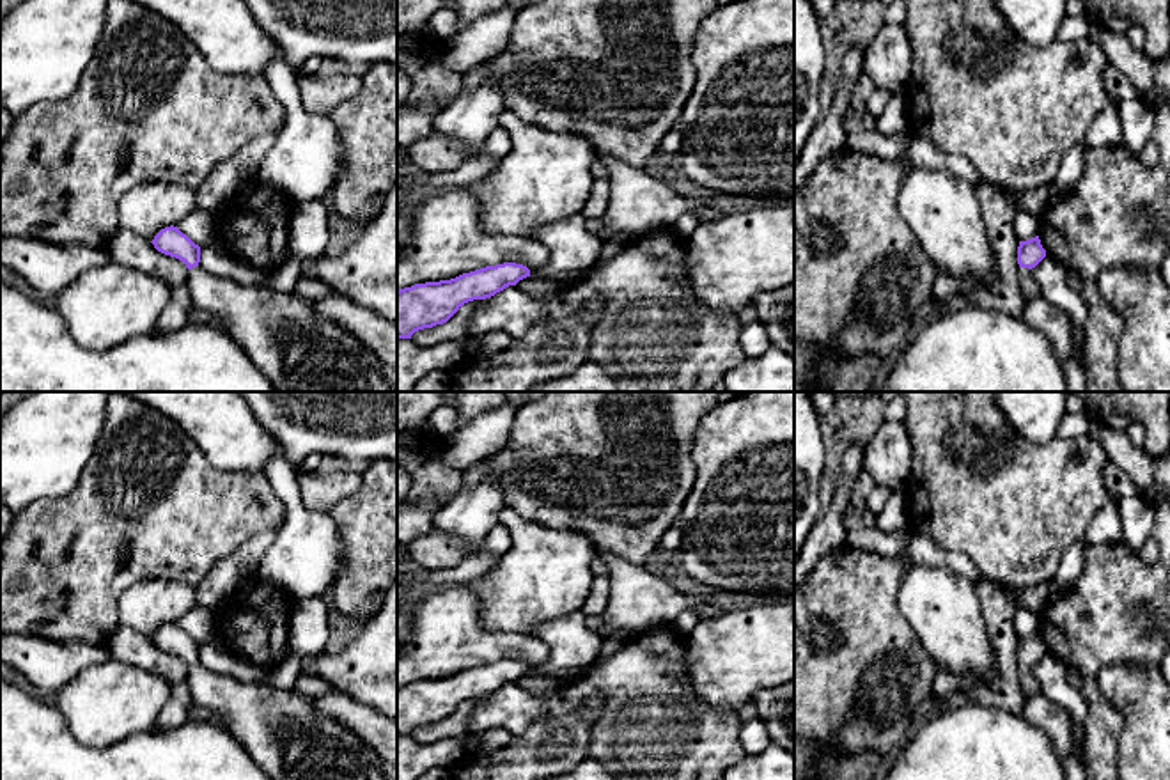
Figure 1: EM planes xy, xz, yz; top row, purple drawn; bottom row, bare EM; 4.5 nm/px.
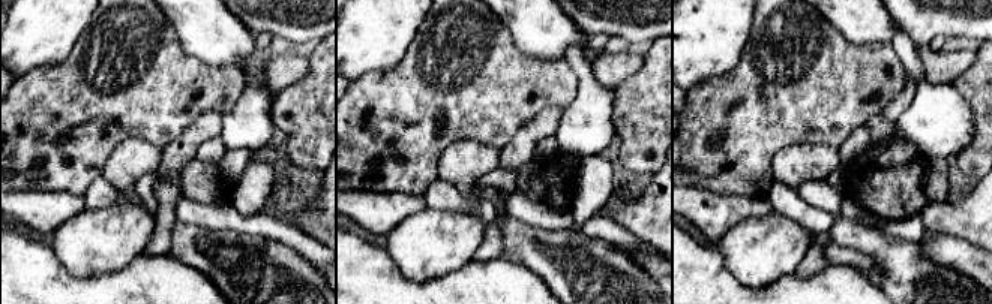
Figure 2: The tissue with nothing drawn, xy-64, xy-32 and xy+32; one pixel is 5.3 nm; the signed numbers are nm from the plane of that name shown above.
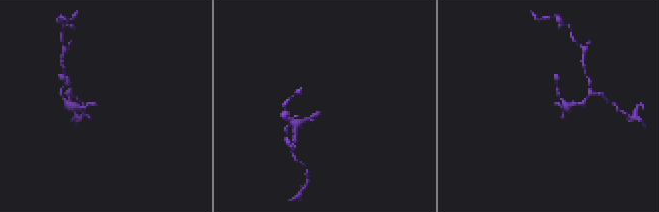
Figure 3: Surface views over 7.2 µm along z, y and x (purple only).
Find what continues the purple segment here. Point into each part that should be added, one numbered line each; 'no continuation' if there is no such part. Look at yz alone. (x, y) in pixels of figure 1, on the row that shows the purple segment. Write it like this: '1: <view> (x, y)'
1: yz (1030, 291)

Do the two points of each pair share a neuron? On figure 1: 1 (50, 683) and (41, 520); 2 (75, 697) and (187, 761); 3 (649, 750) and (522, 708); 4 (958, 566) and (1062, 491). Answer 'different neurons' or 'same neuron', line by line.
1: different neurons
2: different neurons
3: same neuron
4: different neurons

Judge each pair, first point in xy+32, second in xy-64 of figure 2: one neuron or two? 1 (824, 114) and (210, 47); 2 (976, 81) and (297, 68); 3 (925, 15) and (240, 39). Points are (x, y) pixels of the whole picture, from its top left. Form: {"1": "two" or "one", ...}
{"1": "two", "2": "two", "3": "two"}

